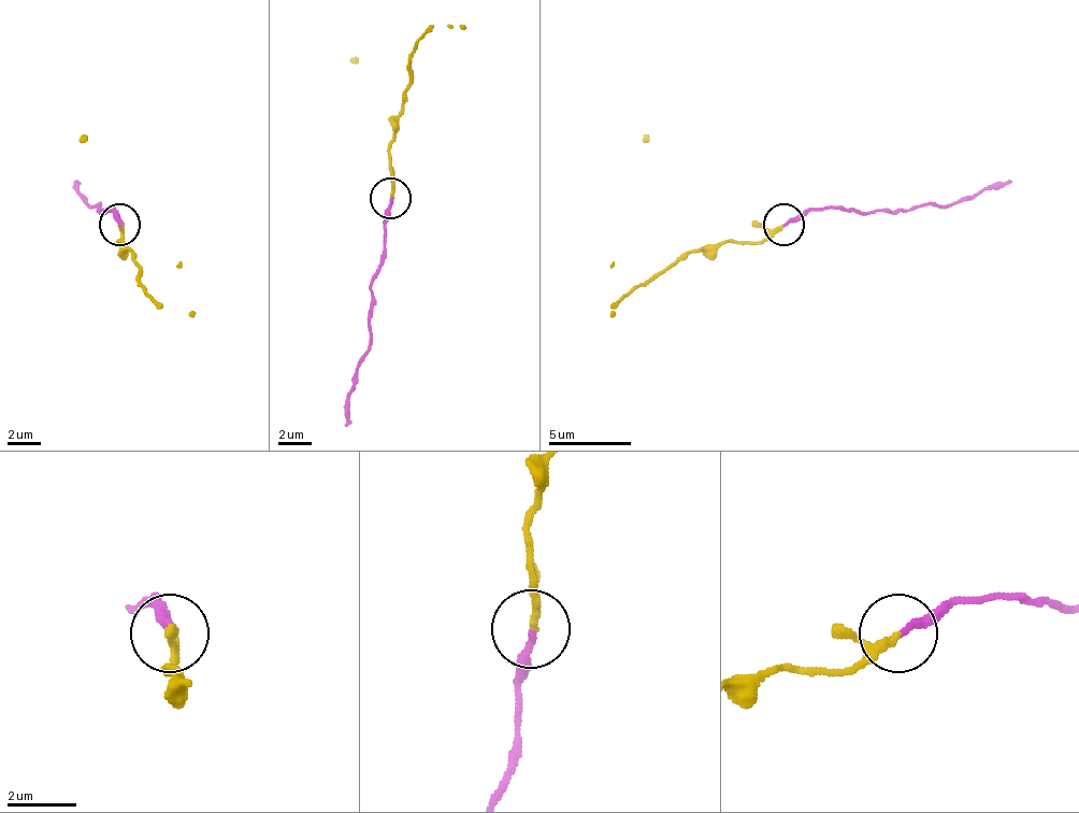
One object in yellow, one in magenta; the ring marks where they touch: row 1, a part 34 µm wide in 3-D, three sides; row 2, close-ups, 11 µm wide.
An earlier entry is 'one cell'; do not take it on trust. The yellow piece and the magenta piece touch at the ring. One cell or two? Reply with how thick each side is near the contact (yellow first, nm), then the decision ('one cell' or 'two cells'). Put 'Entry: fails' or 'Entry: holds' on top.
Entry: holds
170 nm thick on the yellow side, 200 nm on the other; one cell

